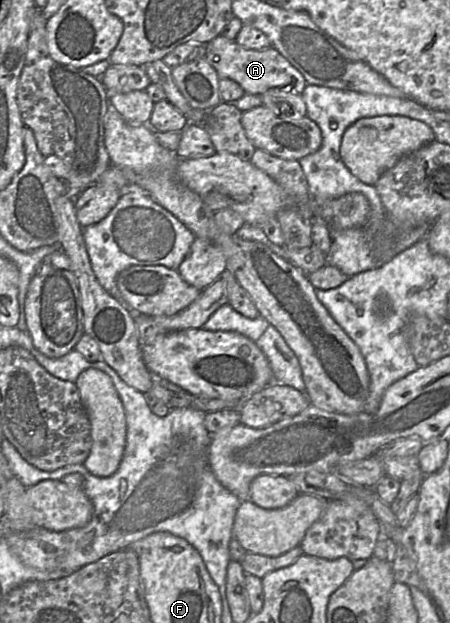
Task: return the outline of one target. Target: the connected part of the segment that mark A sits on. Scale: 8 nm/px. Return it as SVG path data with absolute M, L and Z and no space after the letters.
M219 35L205 45L205 58L219 78L238 83L248 94L261 95L270 88L281 88L301 95L307 85L301 73L272 47L262 50L247 49L238 45L235 40Z

